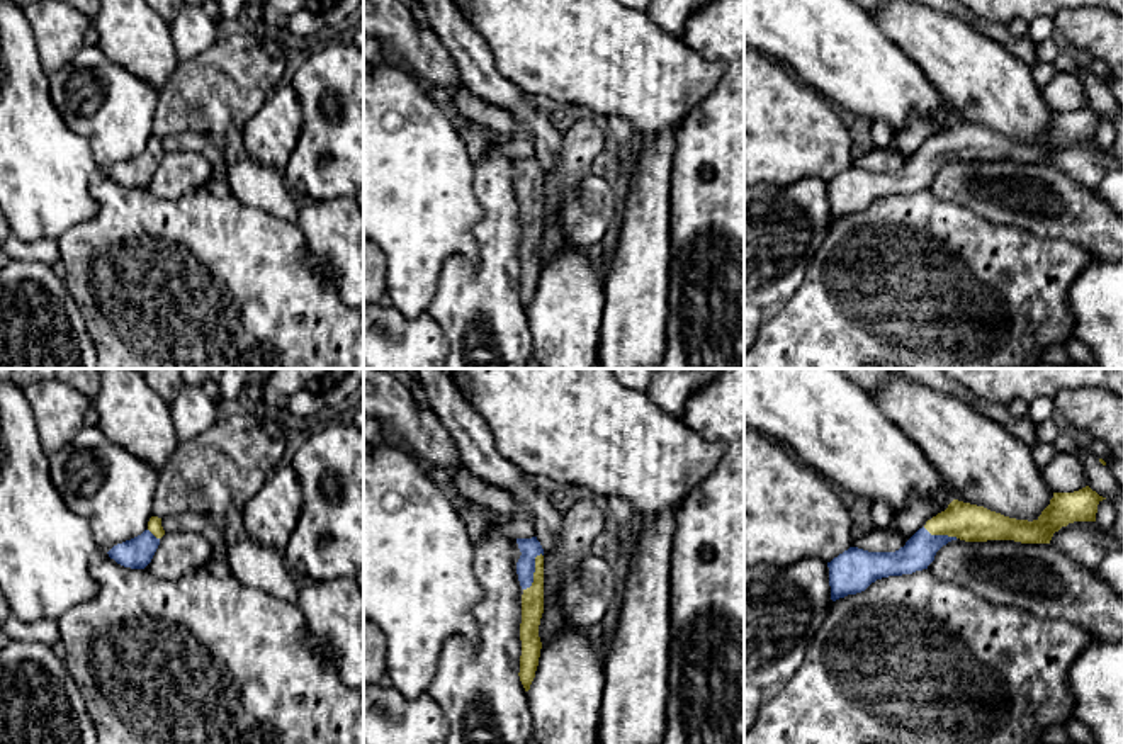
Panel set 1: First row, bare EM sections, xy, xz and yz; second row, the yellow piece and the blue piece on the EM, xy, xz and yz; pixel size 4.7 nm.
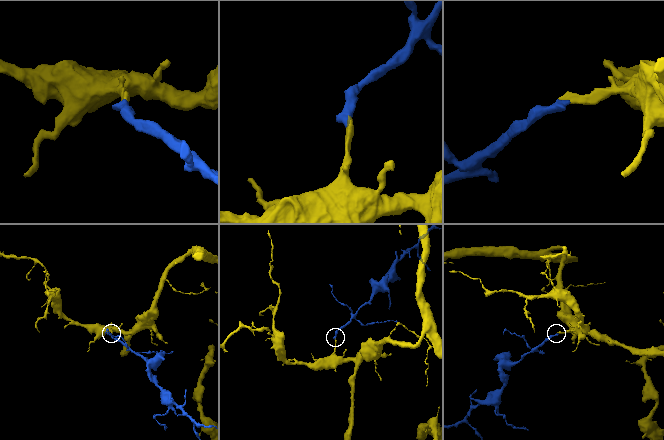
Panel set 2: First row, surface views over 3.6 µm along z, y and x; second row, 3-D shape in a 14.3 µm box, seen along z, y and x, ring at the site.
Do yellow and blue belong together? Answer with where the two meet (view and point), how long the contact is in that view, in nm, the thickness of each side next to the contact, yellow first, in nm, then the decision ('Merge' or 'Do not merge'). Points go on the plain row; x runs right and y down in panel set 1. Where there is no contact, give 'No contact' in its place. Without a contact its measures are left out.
Touches yellow at xz (534, 192). Shared border 200 nm. Thickness 110 nm (yellow) against 100 nm. Merge

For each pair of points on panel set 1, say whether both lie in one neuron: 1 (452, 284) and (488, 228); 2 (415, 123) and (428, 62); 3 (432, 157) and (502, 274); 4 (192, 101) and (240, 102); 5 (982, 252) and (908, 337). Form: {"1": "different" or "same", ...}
{"1": "same", "2": "different", "3": "different", "4": "same", "5": "same"}

